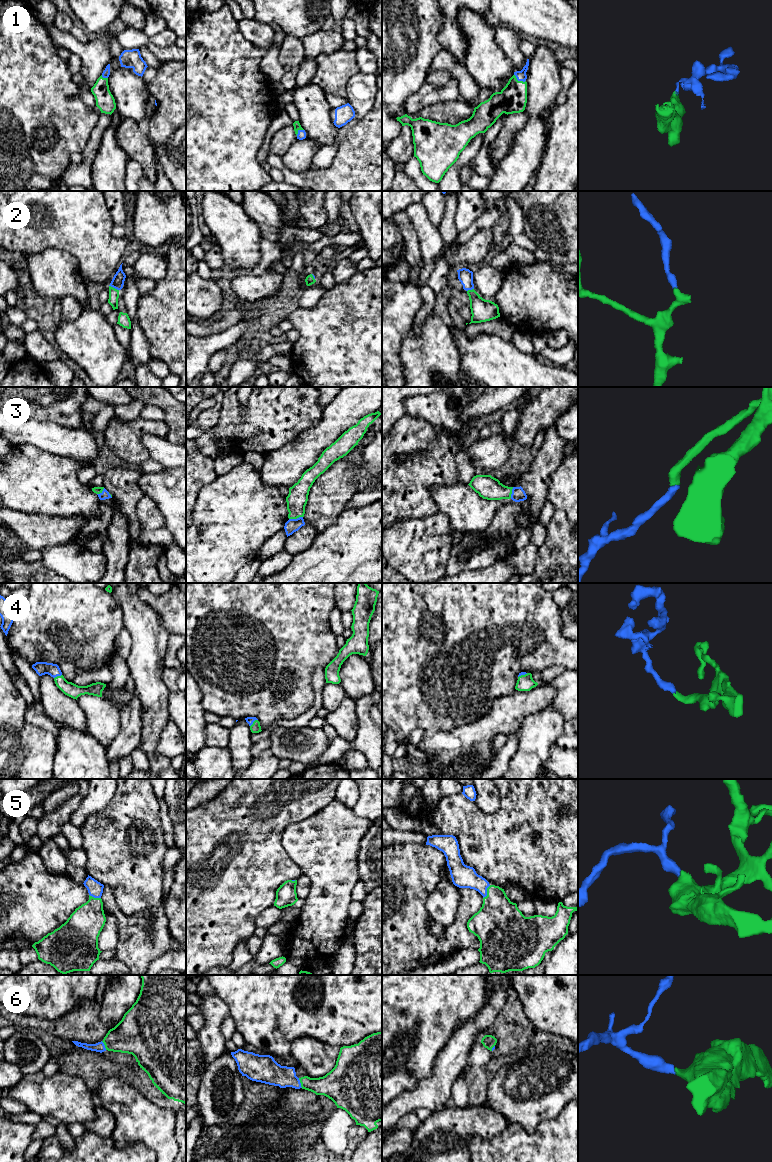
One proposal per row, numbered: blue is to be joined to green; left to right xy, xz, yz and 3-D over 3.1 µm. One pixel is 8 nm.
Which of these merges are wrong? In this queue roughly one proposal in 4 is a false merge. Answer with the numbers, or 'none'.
none

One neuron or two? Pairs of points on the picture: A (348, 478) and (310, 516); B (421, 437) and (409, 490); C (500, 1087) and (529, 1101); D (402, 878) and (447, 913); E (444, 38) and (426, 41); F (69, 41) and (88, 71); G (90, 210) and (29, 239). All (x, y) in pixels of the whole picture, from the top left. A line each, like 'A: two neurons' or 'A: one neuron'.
A: one neuron
B: one neuron
C: one neuron
D: two neurons
E: two neurons
F: one neuron
G: one neuron

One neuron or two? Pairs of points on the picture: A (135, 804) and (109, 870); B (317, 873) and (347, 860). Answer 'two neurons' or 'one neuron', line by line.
A: one neuron
B: one neuron

